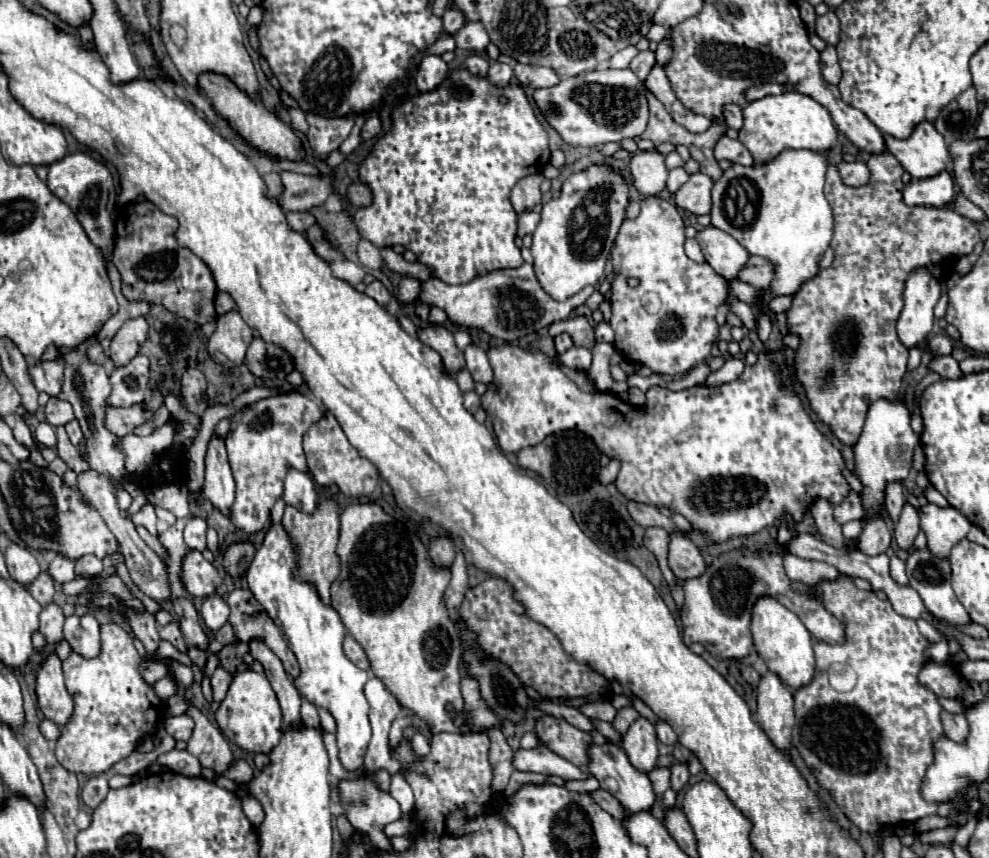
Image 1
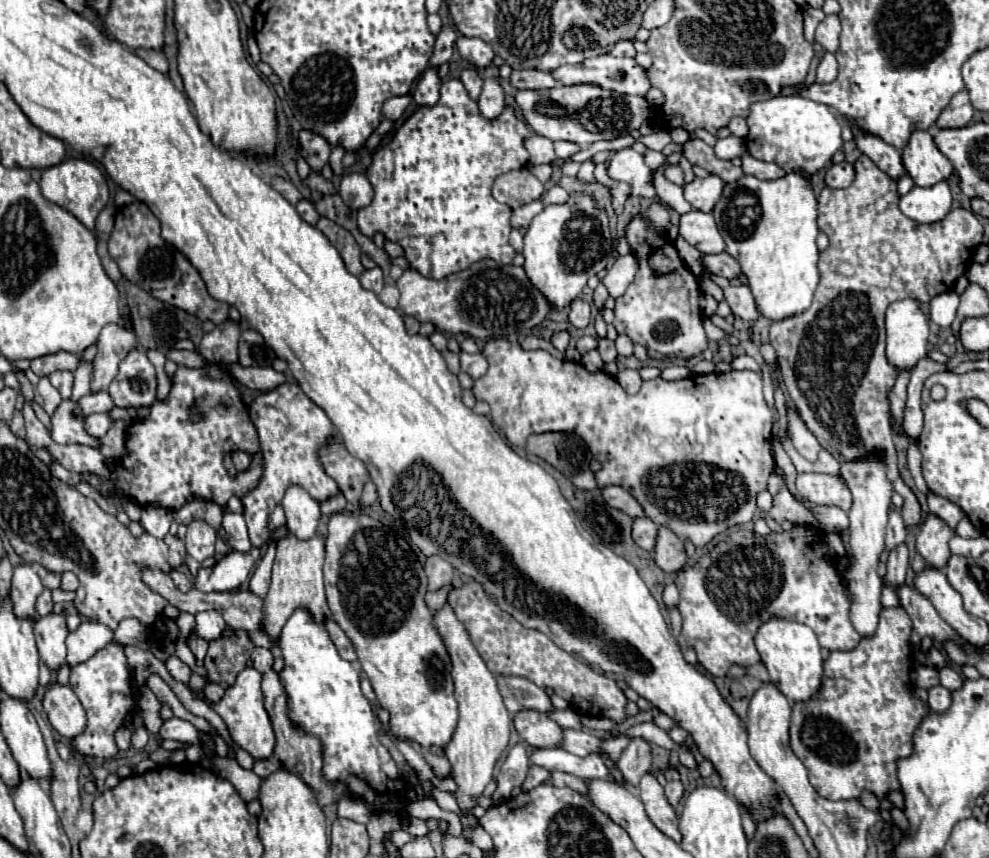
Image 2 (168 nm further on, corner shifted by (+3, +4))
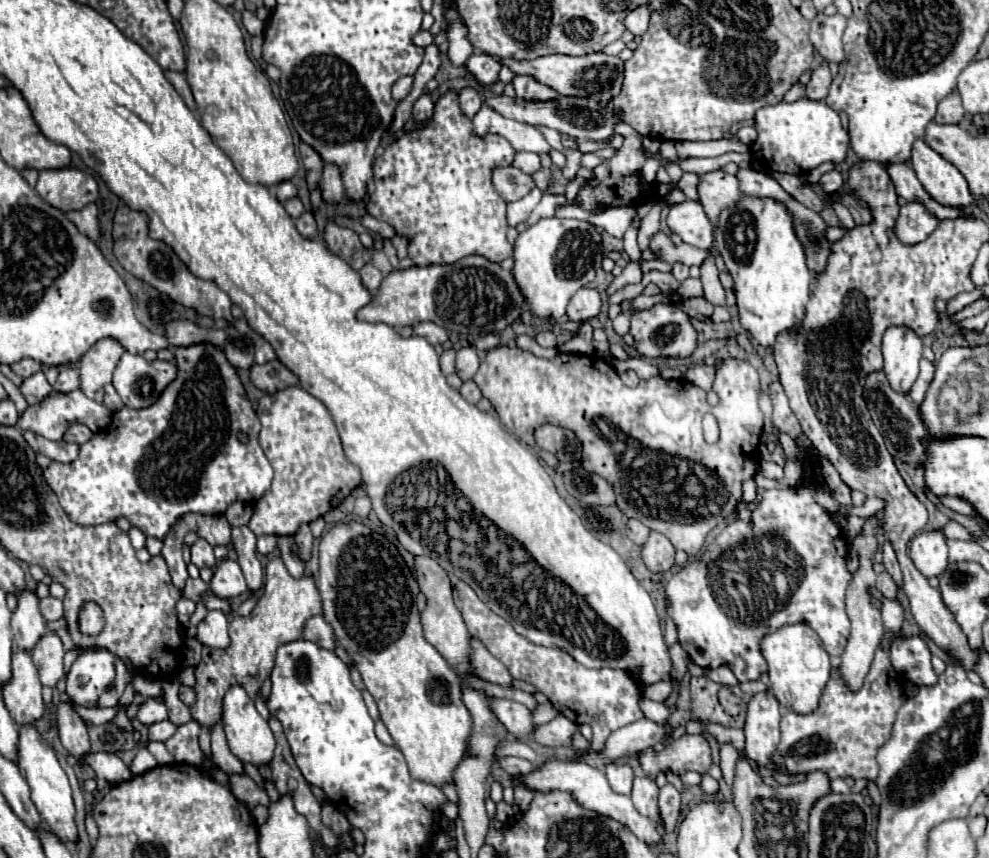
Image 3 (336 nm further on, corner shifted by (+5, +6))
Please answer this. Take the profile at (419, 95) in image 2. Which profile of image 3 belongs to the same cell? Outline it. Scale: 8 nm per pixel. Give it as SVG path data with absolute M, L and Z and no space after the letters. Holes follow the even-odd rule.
M422 94L414 104L414 120L416 124L426 124L434 114L434 102L428 94Z

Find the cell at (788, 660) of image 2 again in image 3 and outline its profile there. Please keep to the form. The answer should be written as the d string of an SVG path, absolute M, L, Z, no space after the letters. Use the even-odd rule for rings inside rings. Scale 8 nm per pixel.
M808 624L782 626L774 634L764 636L762 654L768 660L768 674L776 700L796 714L812 714L812 710L818 706L824 686L830 680L832 670L830 656L822 648L818 634Z

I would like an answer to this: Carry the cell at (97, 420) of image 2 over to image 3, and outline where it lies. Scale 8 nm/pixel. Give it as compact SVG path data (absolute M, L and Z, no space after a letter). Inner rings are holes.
M76 424L76 426L70 426L64 434L64 442L76 442L76 444L82 444L82 442L88 442L92 438L92 430L88 430L88 426L84 424Z

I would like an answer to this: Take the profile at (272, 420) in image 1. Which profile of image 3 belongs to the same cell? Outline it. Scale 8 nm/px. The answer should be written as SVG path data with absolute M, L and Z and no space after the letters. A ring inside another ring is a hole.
M292 386L272 396L266 394L260 398L256 412L262 422L260 446L270 454L274 480L270 492L254 504L254 514L248 526L258 536L292 536L302 524L308 524L340 506L342 500L360 484L360 470L346 460L334 420L326 406L304 388Z

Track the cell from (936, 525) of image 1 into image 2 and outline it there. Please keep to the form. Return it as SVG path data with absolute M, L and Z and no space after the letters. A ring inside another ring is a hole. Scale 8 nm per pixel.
M928 514L916 538L916 550L926 558L926 564L932 568L944 568L950 558L948 542L956 532L936 514Z

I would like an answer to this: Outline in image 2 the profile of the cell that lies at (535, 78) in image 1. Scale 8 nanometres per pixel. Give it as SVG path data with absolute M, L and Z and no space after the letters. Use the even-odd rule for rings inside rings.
M514 70L510 76L510 82L518 90L524 90L524 88L544 90L544 88L558 86L558 80L554 80L550 72L542 72L542 70Z

